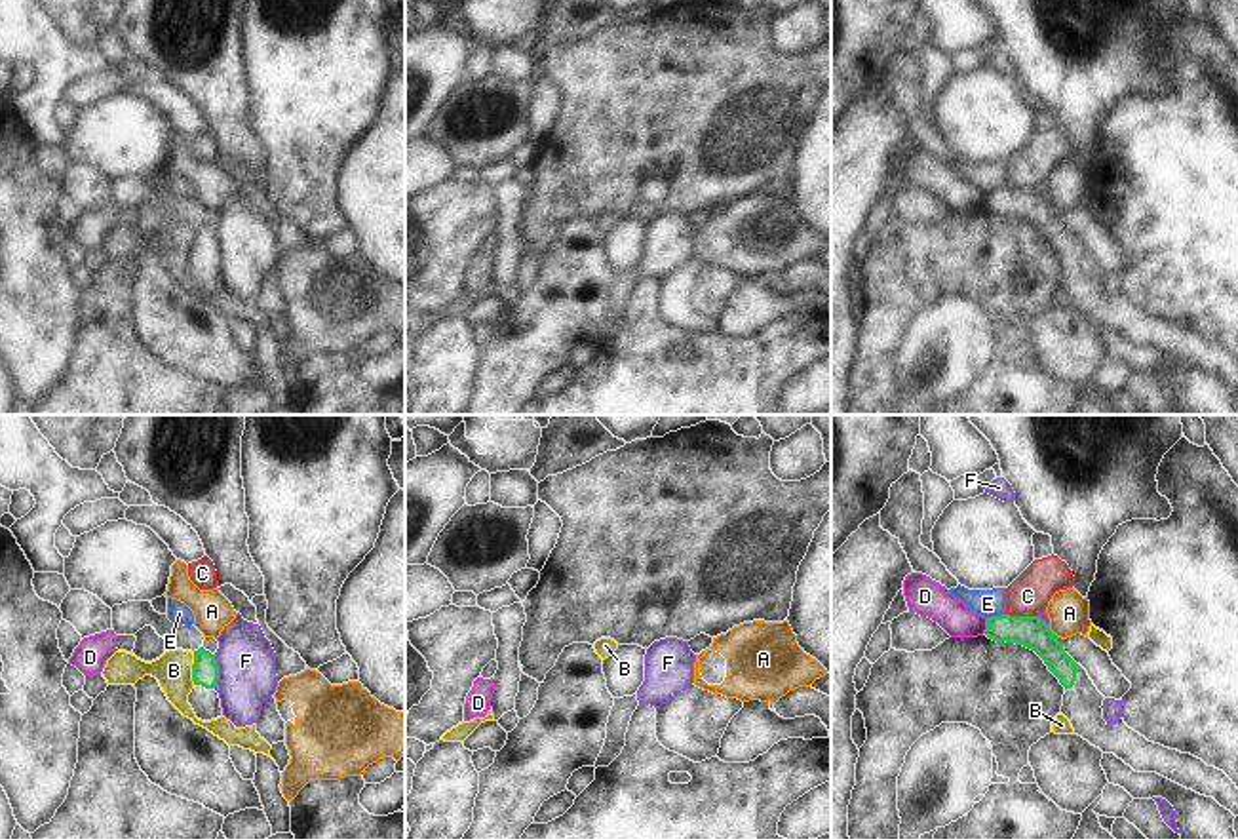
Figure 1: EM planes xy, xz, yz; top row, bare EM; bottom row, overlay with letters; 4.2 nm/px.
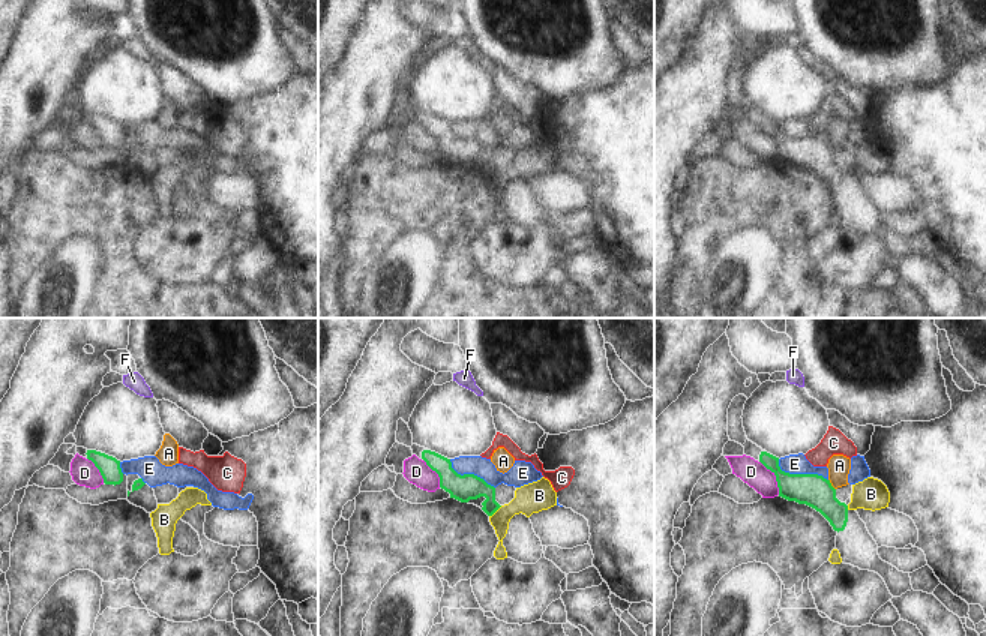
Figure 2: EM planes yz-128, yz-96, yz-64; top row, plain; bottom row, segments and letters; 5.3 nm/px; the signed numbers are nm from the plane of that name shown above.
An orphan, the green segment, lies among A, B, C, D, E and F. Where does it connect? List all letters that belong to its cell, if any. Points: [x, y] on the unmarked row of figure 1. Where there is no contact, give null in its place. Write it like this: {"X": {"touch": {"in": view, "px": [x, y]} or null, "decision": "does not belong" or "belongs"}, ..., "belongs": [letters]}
{"A": {"touch": {"in": "yz", "px": [1052, 206]}, "decision": "does not belong"}, "B": {"touch": {"in": "xy", "px": [193, 242]}, "decision": "does not belong"}, "C": {"touch": {"in": "yz", "px": [1022, 191]}, "decision": "does not belong"}, "D": {"touch": {"in": "yz", "px": [987, 200]}, "decision": "does not belong"}, "E": {"touch": {"in": "yz", "px": [995, 191]}, "decision": "does not belong"}, "F": {"touch": {"in": "xy", "px": [217, 246]}, "decision": "does not belong"}, "belongs": []}

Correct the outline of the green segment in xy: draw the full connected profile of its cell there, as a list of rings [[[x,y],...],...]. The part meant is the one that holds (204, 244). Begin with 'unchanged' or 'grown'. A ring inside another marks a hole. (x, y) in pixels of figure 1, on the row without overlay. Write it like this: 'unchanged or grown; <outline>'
grown; [[[200,221],[194,224],[192,238],[194,263],[188,268],[188,278],[202,295],[211,295],[222,289],[221,272],[215,264],[219,255],[219,240],[215,228]]]

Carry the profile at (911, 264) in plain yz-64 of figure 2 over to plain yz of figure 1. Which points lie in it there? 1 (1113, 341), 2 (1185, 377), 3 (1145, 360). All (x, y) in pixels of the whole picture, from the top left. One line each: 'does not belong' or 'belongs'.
1: belongs
2: belongs
3: belongs

